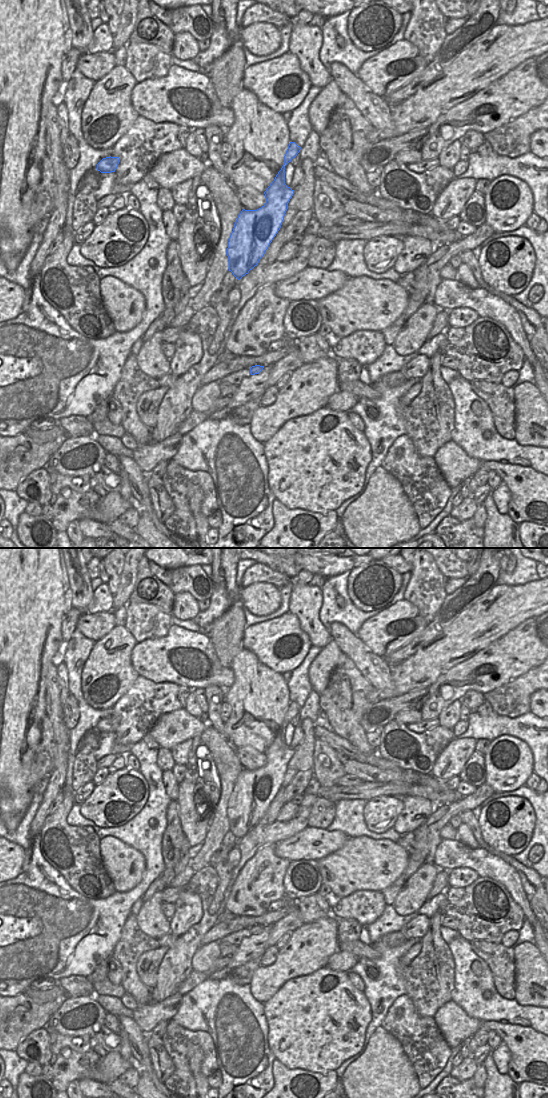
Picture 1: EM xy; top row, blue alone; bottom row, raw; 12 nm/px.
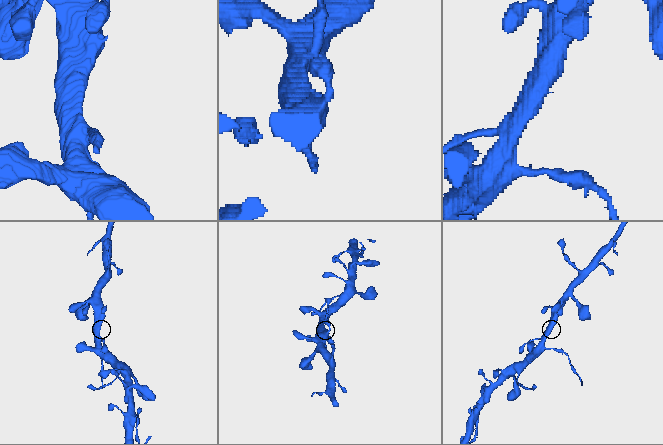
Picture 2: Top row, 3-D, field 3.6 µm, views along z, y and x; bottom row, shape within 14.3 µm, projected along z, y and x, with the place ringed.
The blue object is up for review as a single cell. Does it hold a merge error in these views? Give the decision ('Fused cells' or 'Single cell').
Fused cells

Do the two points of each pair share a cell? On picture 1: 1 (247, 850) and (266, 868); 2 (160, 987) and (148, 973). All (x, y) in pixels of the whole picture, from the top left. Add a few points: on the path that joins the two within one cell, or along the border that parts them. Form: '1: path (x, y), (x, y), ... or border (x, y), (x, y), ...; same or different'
1: border (273, 844), (260, 847), (245, 863), (238, 874); different
2: border (162, 960), (158, 968), (157, 982), (150, 989); different

